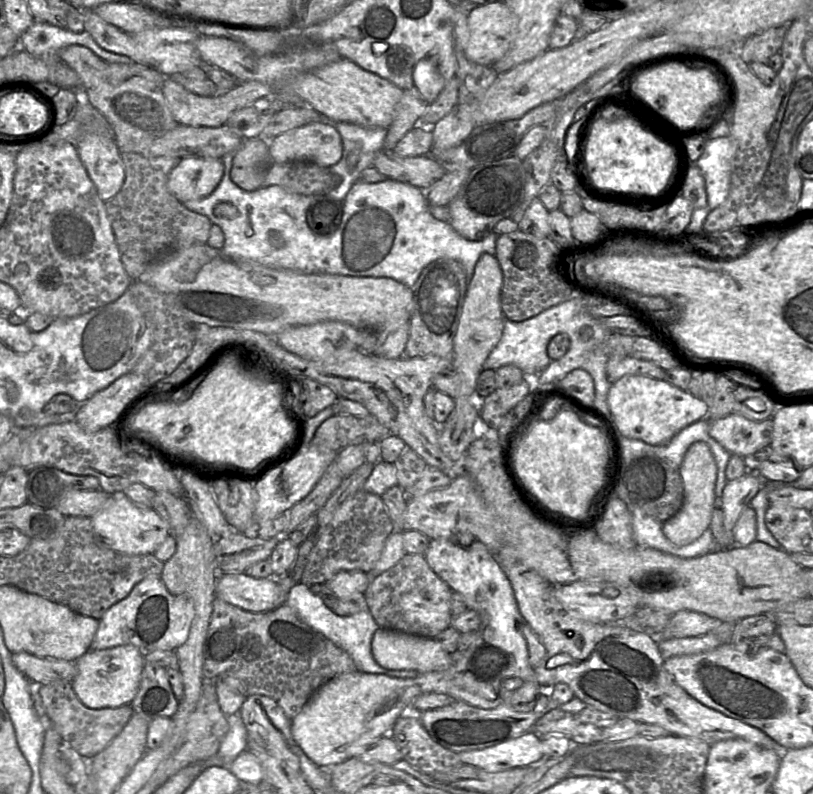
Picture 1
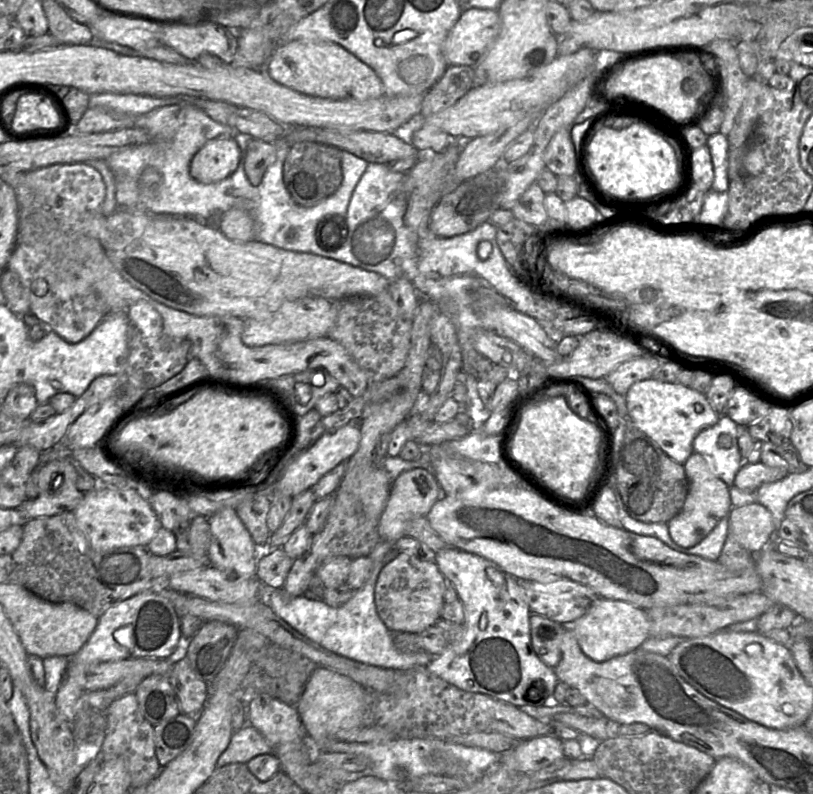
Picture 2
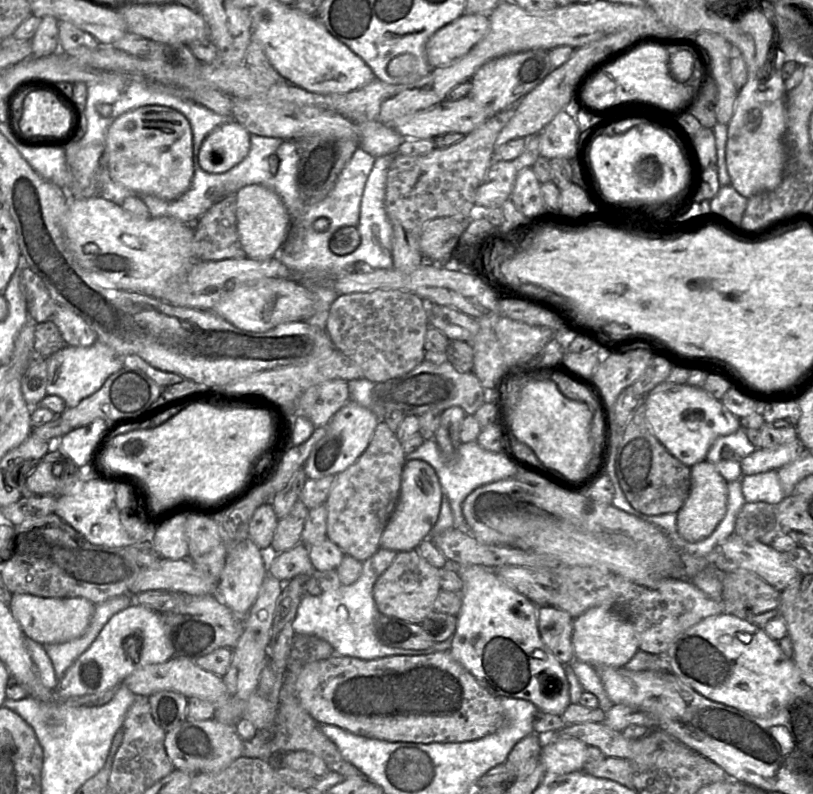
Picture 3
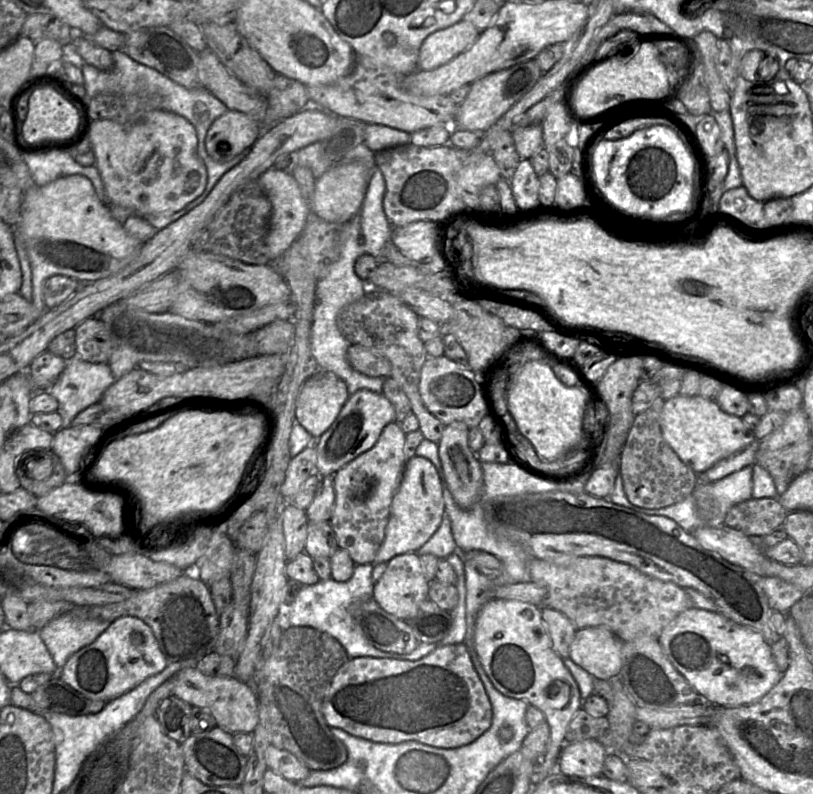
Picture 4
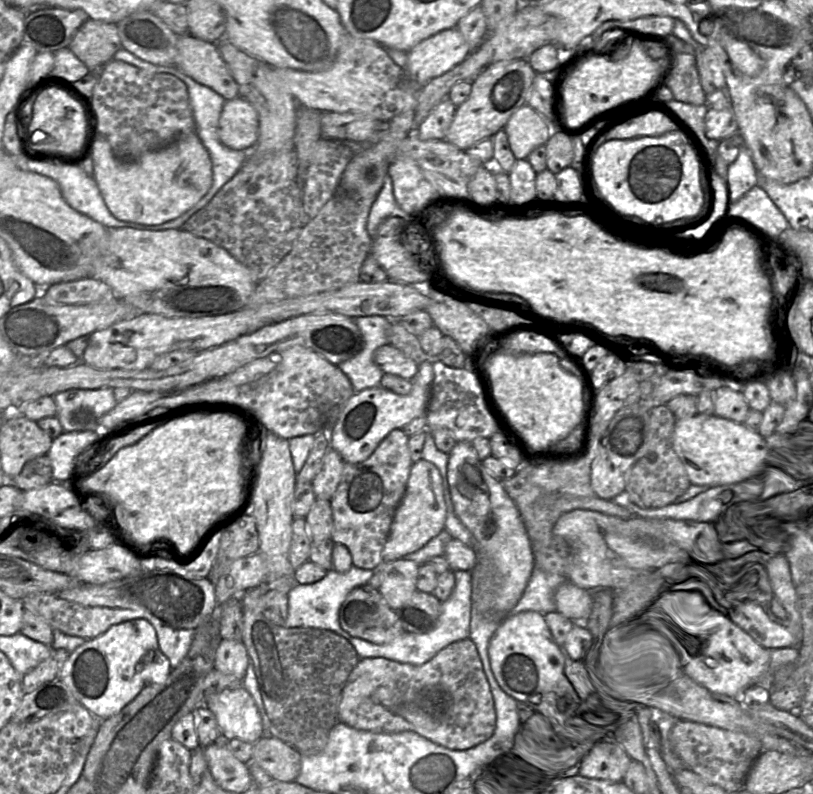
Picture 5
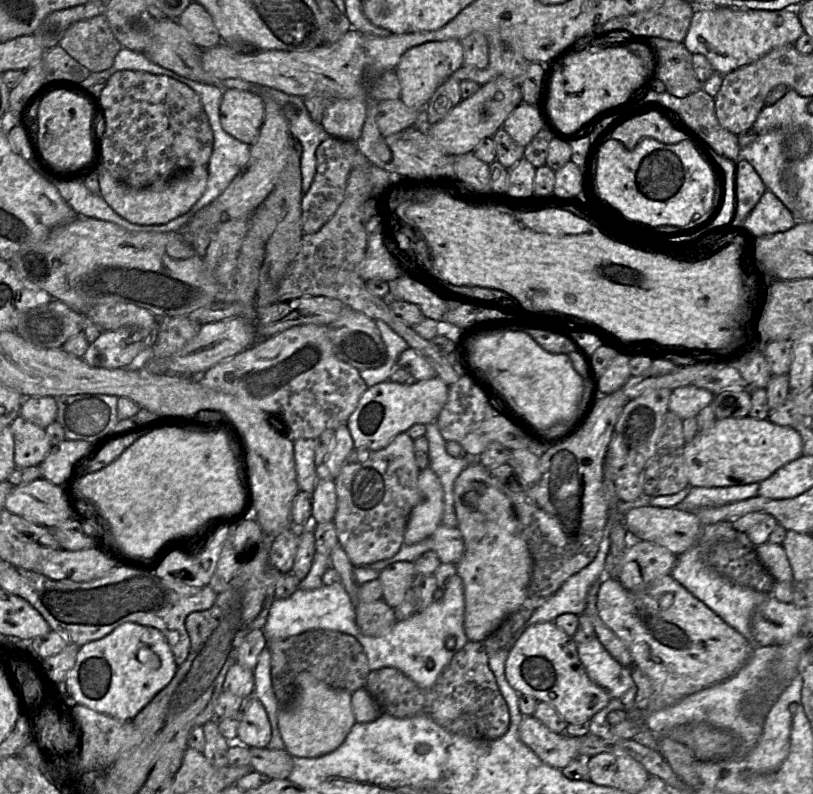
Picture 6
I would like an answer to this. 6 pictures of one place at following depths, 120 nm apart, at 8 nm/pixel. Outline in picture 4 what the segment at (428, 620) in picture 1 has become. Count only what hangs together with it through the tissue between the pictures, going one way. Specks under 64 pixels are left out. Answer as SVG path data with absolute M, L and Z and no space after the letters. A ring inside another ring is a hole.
M417 553L402 554L387 563L385 573L374 585L373 598L389 614L401 620L410 620L429 598L430 584L423 572L419 555Z

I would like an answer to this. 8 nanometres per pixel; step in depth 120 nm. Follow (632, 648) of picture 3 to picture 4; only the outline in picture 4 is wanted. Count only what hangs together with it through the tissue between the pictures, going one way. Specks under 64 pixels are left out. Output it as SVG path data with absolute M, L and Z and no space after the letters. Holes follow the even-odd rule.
M581 628L570 645L570 658L594 678L608 680L622 669L622 645L623 641L606 628Z

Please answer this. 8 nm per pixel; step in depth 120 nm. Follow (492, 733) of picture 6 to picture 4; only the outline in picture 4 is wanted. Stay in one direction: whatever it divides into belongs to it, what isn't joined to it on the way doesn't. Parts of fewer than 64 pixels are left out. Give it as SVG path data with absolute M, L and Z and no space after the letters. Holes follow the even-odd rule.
M465 643L437 648L432 653L416 661L373 657L350 658L338 670L329 683L322 700L322 713L330 727L342 729L358 738L384 744L399 744L406 741L416 741L438 748L457 748L472 743L490 728L493 719L490 699L472 662L471 650Z

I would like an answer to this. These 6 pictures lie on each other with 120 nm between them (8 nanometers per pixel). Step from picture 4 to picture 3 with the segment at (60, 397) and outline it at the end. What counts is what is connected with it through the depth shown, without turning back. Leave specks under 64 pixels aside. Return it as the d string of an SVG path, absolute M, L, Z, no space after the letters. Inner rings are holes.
M98 340L88 347L67 345L47 358L46 362L46 394L61 397L67 408L77 406L82 400L97 392L112 374L123 368L123 358Z

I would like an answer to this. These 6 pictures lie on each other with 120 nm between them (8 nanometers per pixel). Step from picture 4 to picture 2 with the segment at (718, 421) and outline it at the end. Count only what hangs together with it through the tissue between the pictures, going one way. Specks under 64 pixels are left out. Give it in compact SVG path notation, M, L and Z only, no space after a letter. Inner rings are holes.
M653 378L638 381L625 394L625 400L633 424L680 464L684 464L694 452L693 441L697 434L720 418L705 394L678 382L663 382Z

